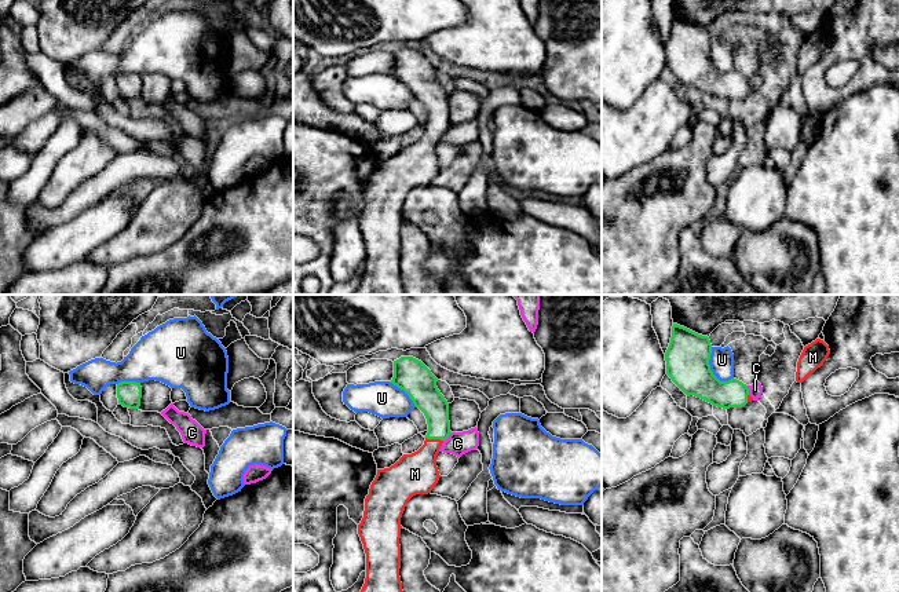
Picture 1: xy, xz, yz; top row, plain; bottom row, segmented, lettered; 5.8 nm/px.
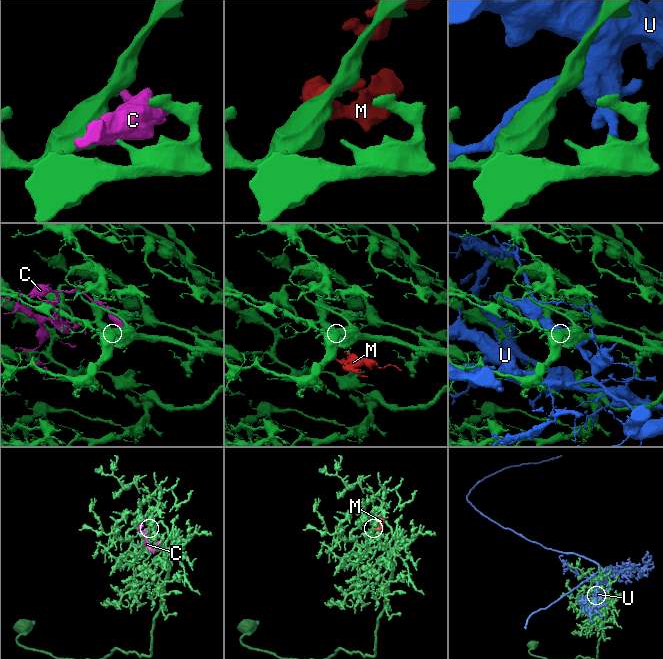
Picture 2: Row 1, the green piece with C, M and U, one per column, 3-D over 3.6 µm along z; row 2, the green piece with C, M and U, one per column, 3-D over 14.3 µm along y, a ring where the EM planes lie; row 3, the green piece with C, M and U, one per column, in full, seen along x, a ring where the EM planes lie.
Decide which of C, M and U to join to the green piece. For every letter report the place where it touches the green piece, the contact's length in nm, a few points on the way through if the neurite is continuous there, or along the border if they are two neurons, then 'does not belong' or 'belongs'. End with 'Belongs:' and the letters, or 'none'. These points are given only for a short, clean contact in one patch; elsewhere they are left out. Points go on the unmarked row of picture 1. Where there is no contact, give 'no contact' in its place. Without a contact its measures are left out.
C: xz (448, 128) | 80 nm | does not belong
M: xz (434, 130) | 110 nm | across xz (426, 88), (435, 99), (434, 130), (430, 142), (415, 165) | belongs
U: yz (711, 62) | 240 nm | does not belong
Belongs: M

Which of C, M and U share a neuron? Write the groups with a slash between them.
C / M / U

